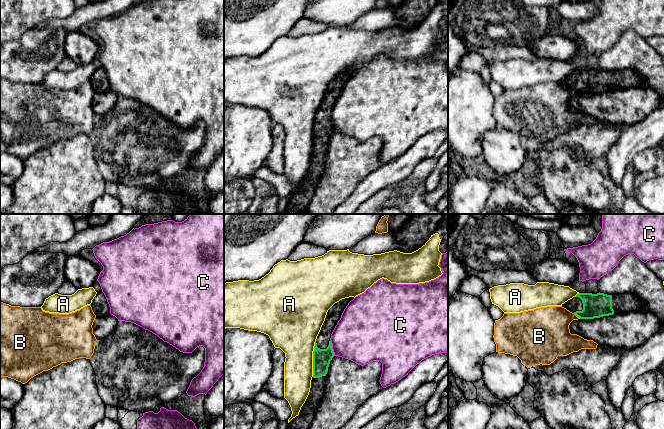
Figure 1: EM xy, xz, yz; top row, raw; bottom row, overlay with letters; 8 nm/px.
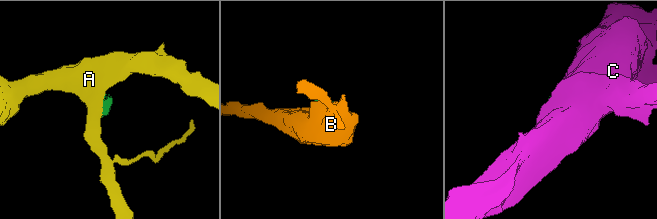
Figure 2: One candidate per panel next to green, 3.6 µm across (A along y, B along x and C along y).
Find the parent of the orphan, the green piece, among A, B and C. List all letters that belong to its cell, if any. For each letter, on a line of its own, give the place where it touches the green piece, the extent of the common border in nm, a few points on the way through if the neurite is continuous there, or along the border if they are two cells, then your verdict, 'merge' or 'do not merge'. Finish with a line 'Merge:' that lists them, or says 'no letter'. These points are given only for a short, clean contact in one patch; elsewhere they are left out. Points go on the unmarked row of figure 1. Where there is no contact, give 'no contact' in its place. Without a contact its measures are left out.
A: xz (313, 135) | 280 nm | along xz (315, 117), (312, 152) | do not merge
B: yz (577, 92) | 80 nm | along yz (573, 89), (580, 94) | do not merge
C: xz (331, 123) | 140 nm | along xz (330, 115), (334, 131) | do not merge
Merge: no letter

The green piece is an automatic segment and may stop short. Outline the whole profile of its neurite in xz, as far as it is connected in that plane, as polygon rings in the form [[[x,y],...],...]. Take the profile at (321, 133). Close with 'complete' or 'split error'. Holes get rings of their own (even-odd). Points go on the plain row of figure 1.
[[[349,73],[335,79],[327,88],[325,97],[317,112],[313,127],[313,153],[309,171],[301,183],[299,191],[288,200],[286,214],[303,214],[314,194],[314,187],[321,177],[324,169],[326,150],[330,137],[334,133],[331,119],[331,110],[341,94],[341,91],[354,73]]]; split error

